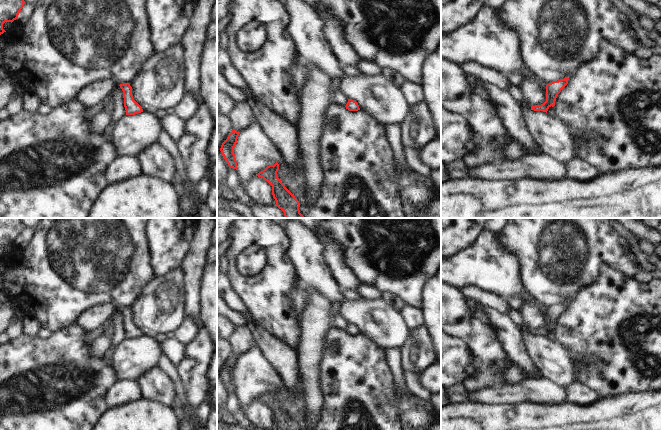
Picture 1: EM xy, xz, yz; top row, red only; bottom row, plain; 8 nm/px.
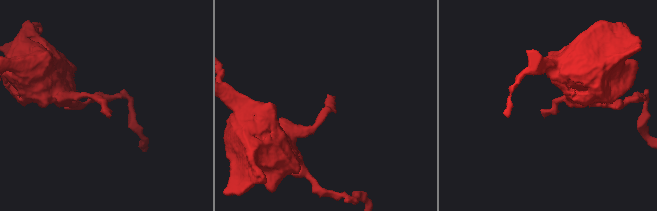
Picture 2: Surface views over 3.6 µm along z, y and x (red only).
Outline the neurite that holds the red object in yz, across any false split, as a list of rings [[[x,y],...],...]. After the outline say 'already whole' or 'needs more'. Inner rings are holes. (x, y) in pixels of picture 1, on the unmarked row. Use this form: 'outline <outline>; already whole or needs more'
outline [[[569,302],[553,305],[546,309],[546,325],[541,329],[531,330],[531,334],[546,336],[552,330],[555,330],[555,325],[561,314],[568,308]]]; already whole

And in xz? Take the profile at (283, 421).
outline [[[276,386],[274,389],[267,390],[257,400],[263,402],[272,410],[272,419],[276,425],[276,430],[300,430],[299,425],[278,402],[278,394],[279,388]]]; already whole

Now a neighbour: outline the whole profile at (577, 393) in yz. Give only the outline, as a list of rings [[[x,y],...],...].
[[[575,382],[566,388],[566,398],[569,403],[585,406],[595,402],[599,395],[580,382]]]

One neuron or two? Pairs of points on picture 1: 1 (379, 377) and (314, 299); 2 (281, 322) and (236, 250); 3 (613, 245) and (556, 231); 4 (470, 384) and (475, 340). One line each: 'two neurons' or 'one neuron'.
1: two neurons
2: one neuron
3: one neuron
4: one neuron

